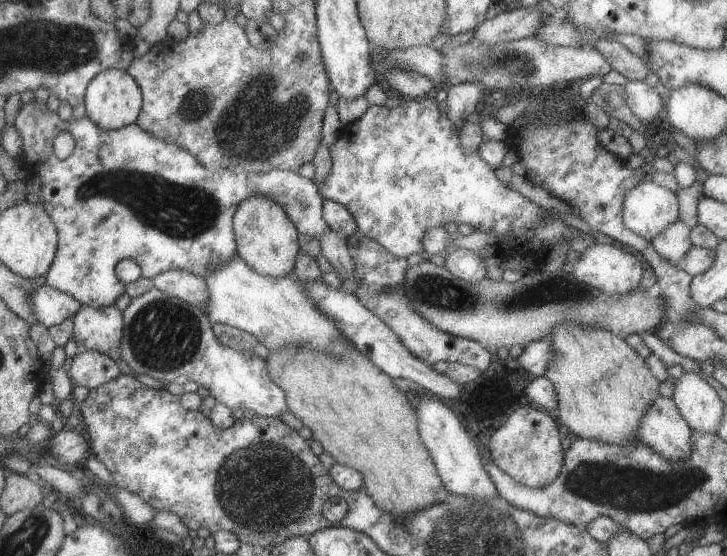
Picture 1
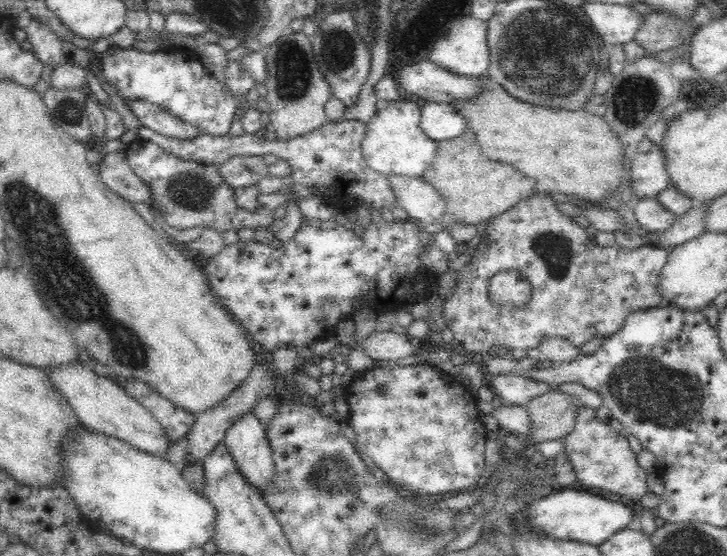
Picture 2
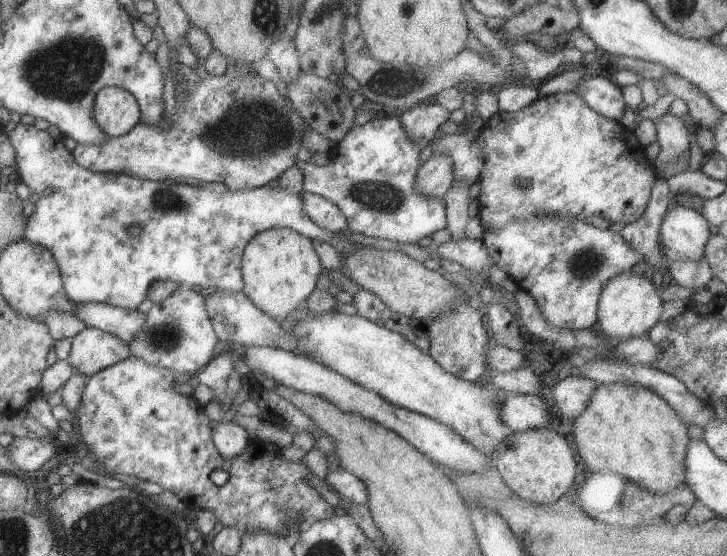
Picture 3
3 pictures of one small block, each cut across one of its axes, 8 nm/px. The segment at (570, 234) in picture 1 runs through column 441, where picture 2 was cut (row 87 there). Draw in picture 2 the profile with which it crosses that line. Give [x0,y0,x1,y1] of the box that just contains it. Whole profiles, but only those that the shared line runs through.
[98,48,238,136]

